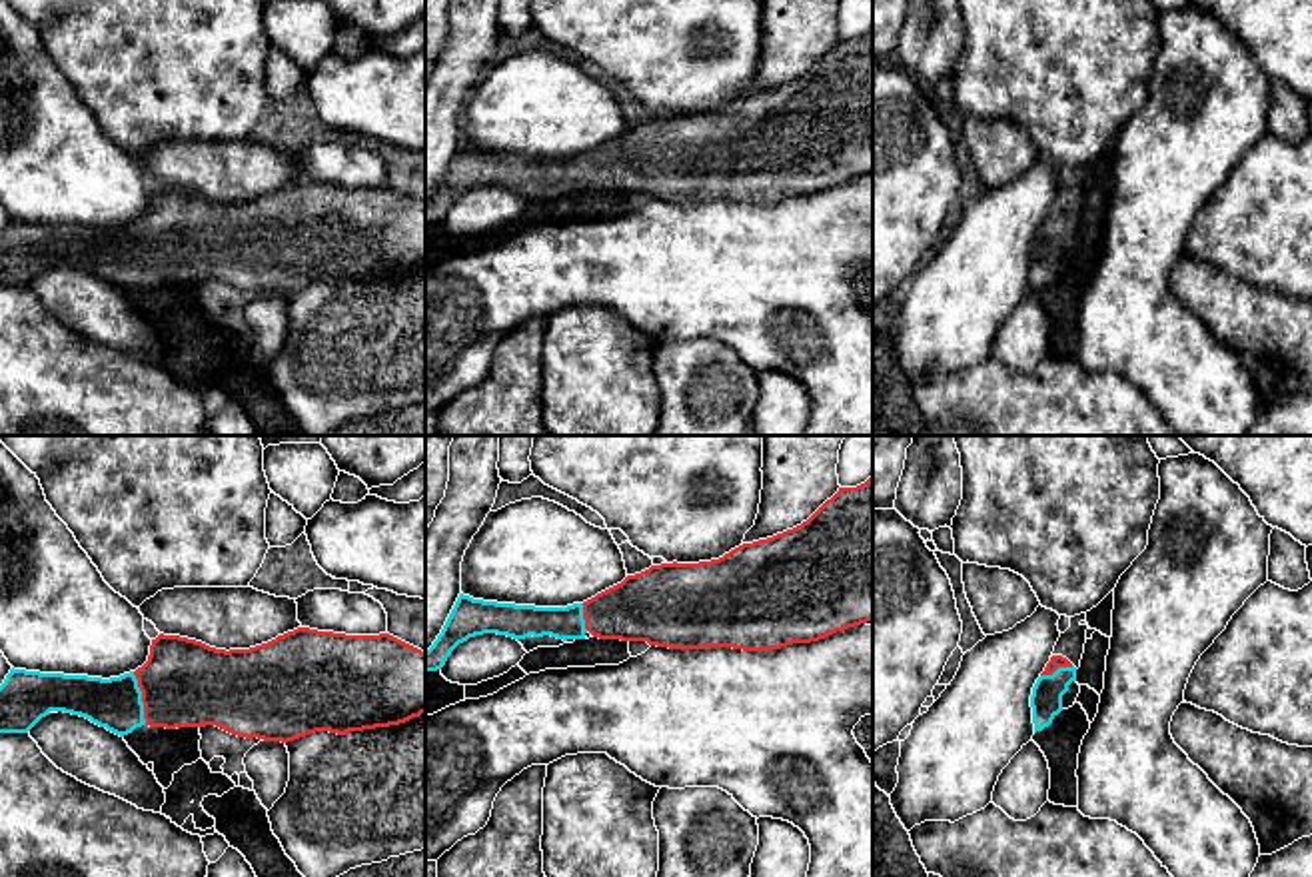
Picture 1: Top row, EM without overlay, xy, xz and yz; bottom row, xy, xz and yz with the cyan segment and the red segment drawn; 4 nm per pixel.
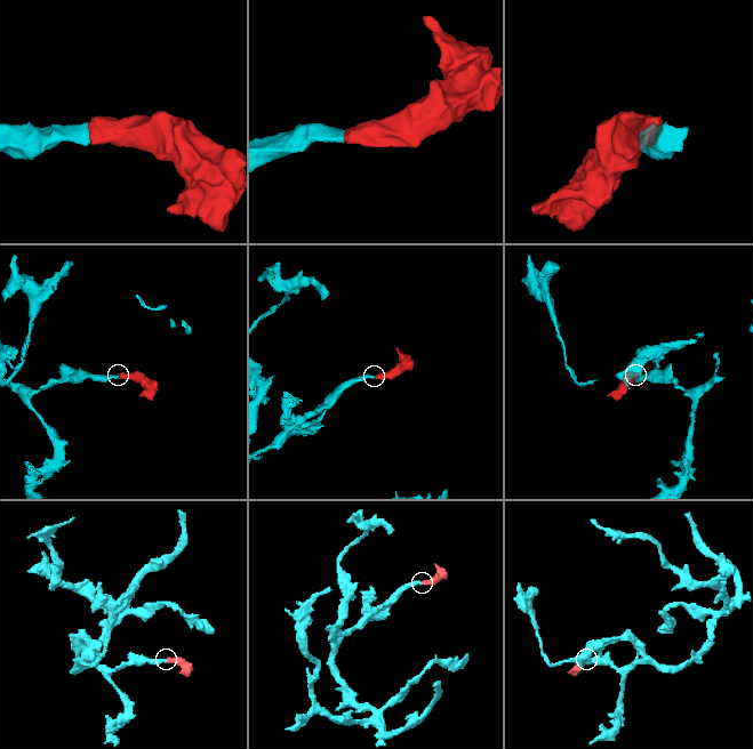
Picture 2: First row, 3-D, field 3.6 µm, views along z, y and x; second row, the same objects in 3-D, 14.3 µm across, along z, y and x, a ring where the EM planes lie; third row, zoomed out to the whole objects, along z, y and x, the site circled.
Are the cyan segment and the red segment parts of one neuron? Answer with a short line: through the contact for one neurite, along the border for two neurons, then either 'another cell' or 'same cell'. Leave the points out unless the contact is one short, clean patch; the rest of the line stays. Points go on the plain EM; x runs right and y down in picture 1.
line xy (116, 256), (140, 250), (184, 236); same cell

